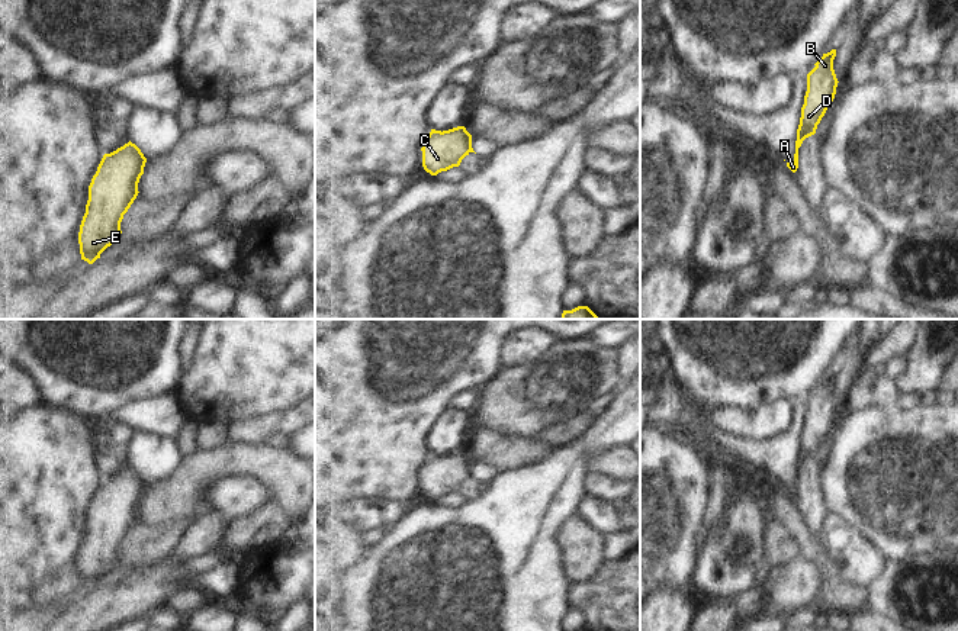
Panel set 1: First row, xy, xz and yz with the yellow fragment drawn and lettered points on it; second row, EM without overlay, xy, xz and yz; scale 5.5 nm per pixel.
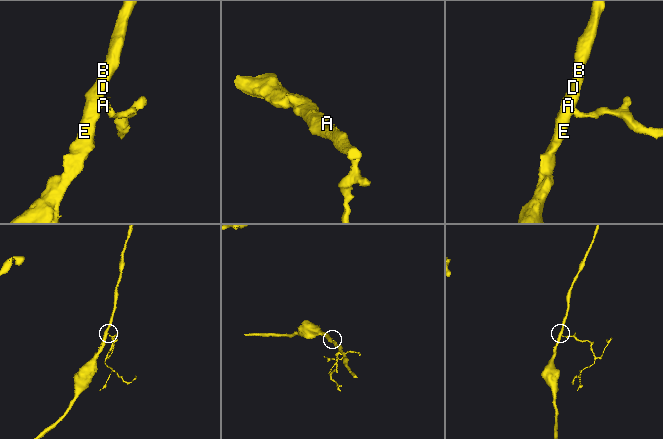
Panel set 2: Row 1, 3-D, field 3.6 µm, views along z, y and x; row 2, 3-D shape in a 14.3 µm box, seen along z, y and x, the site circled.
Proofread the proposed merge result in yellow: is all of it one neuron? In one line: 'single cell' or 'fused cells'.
fused cells

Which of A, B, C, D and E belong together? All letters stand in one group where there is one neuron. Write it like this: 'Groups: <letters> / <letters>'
Groups: A / B C D E.

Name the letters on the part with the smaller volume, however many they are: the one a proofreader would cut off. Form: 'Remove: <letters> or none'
Remove: A

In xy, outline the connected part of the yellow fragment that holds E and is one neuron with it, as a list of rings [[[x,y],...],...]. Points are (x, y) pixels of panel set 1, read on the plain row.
[[[131,466],[105,479],[89,511],[78,569],[81,585],[93,589],[120,561],[120,547],[138,521],[147,483]]]

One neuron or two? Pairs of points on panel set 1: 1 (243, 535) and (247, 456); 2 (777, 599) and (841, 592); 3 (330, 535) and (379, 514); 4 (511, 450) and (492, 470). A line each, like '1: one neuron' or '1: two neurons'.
1: two neurons
2: two neurons
3: one neuron
4: two neurons

